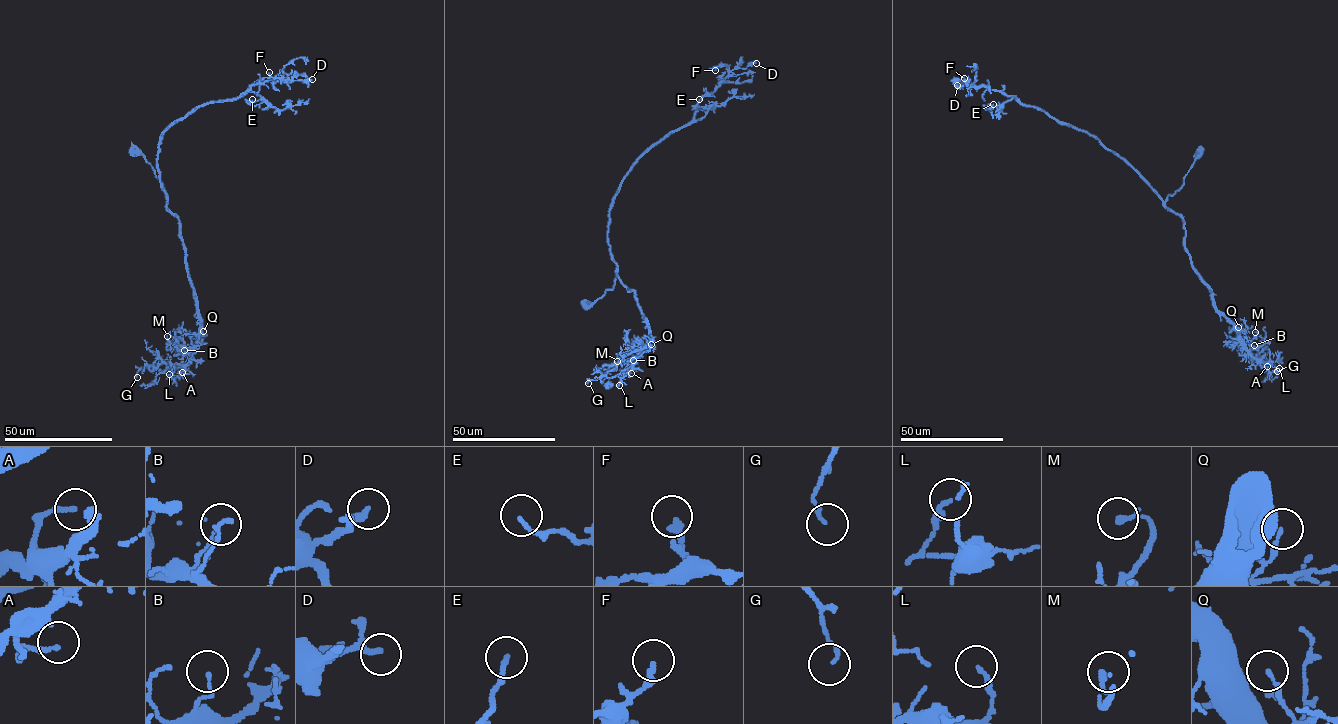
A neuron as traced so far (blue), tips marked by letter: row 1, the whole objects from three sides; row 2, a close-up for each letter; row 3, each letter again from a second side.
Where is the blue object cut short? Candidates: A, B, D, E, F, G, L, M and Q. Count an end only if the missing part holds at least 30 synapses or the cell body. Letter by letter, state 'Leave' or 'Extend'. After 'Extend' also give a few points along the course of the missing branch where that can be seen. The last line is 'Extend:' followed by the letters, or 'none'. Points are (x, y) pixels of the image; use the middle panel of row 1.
A: Leave
B: Leave
D: Leave
E: Leave
F: Leave
G: Leave
L: Leave
M: Leave
Q: Leave
Extend: none

